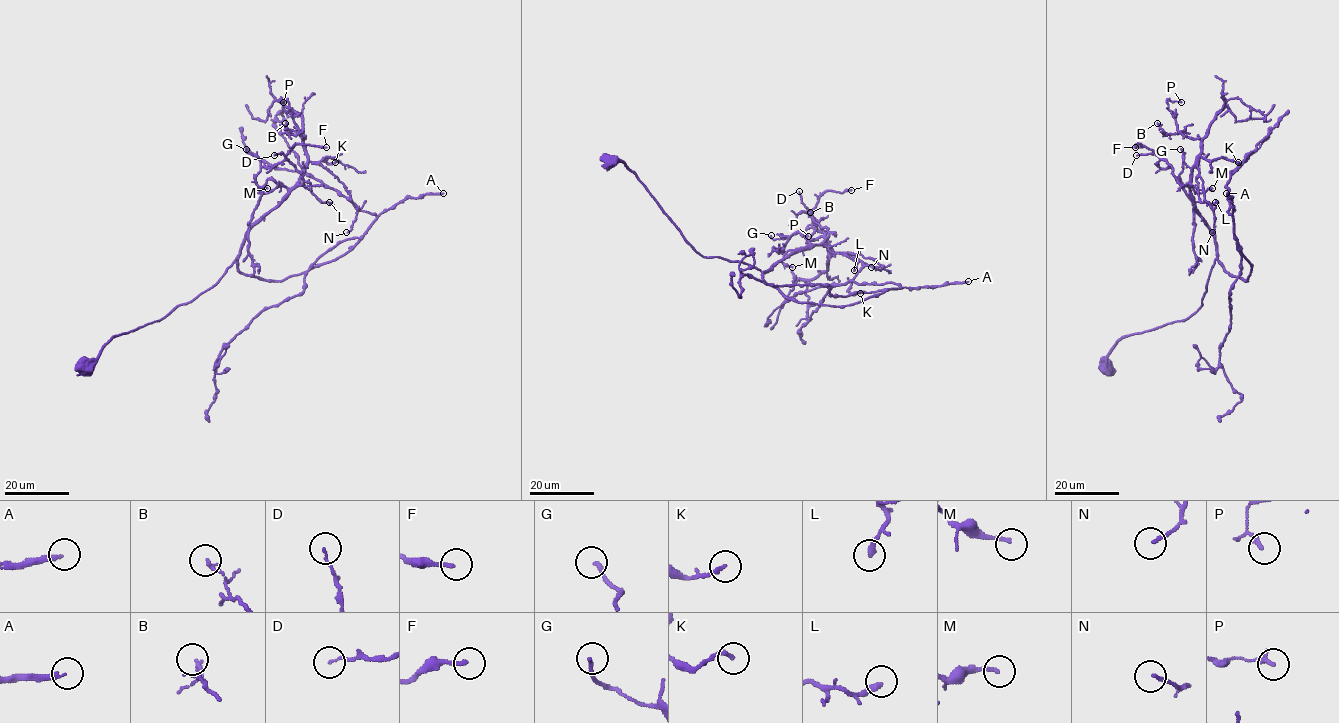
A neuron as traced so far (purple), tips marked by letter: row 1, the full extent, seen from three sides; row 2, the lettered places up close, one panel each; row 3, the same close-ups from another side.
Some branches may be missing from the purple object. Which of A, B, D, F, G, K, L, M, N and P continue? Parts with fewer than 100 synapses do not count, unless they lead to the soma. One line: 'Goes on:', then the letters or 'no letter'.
Goes on: A

